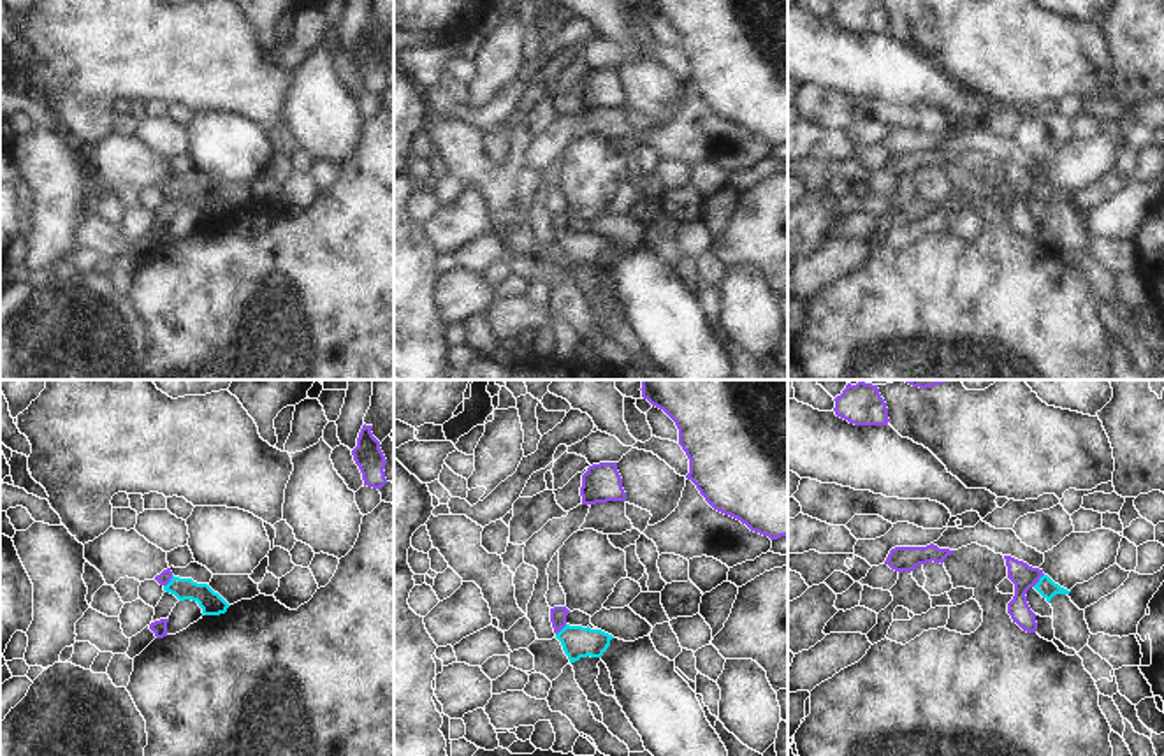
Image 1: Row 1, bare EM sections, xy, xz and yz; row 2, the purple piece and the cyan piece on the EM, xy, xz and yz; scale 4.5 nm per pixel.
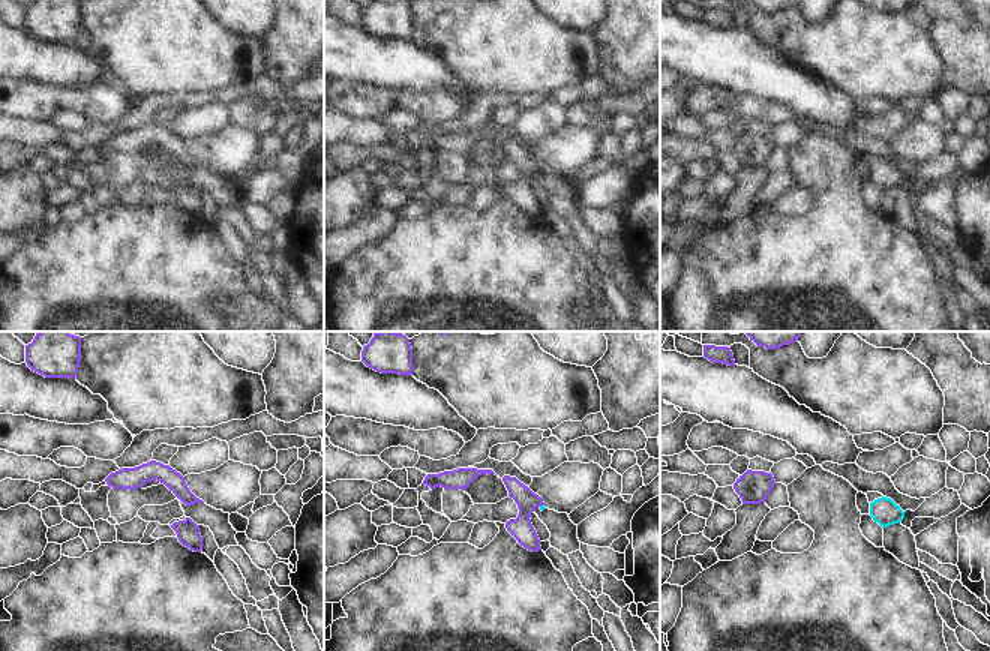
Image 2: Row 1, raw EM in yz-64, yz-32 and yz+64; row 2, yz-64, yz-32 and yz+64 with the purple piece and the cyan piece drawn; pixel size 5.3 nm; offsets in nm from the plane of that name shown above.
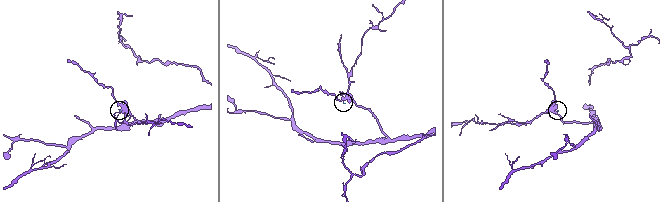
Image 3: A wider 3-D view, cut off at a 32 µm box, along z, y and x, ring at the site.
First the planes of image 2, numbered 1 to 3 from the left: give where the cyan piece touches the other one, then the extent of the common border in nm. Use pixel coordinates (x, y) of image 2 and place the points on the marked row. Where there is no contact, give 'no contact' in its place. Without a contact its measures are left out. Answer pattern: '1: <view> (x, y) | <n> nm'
1: no contact
2: yz-32 (542, 504) | 40 nm
3: no contact

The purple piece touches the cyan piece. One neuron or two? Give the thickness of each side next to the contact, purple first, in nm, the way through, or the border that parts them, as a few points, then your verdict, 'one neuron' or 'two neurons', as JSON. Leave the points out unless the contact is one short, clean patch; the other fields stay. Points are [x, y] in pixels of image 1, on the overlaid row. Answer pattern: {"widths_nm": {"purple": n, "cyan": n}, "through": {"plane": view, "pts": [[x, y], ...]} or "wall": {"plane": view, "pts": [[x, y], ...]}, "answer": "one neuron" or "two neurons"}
{"widths_nm": {"purple": 60, "cyan": 110}, "through": {"plane": "xy", "pts": [[166, 575], [169, 581], [201, 593], [211, 603]]}, "answer": "one neuron"}

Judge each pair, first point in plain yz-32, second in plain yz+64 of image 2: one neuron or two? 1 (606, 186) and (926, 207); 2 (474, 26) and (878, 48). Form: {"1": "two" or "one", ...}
{"1": "one", "2": "one"}

